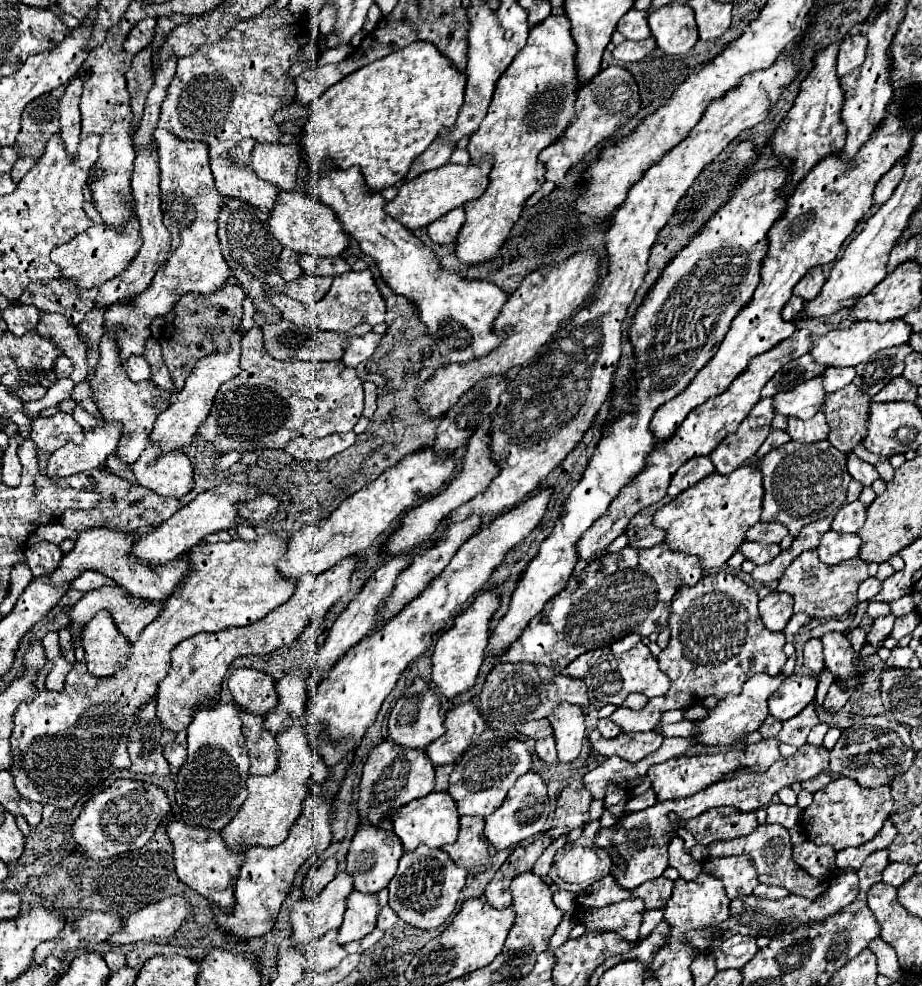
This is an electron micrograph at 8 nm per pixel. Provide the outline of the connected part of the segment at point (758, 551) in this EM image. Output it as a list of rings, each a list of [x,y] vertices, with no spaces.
[[[745,541],[739,551],[749,559],[753,561],[755,565],[763,565],[763,563],[769,563],[773,561],[779,553],[781,553],[781,547],[779,545],[757,545],[757,543],[749,543]]]

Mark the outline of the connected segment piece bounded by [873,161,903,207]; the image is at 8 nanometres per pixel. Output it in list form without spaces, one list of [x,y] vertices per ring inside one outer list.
[[[903,161],[895,163],[895,165],[879,179],[879,183],[877,183],[875,191],[873,191],[873,205],[875,205],[875,207],[881,207],[881,205],[891,197],[891,193],[893,193],[895,187],[899,185],[901,177],[903,177]]]

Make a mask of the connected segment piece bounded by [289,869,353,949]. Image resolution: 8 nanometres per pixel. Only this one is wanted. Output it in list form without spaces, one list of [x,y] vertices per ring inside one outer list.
[[[343,869],[335,875],[335,879],[331,883],[327,883],[327,887],[315,897],[315,899],[301,899],[297,903],[293,903],[293,907],[289,909],[289,923],[293,927],[291,933],[291,947],[311,947],[315,941],[319,941],[327,931],[331,929],[339,929],[341,921],[343,921],[343,913],[347,907],[347,899],[353,893],[353,879],[351,875],[347,875]]]

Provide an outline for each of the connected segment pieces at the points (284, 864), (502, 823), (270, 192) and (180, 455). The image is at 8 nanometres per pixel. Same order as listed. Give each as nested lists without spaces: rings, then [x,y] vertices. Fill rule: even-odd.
[[[319,783],[311,785],[311,797],[305,801],[305,809],[301,813],[301,817],[297,819],[297,823],[291,827],[289,837],[277,845],[277,847],[249,847],[247,851],[247,859],[243,861],[241,867],[241,875],[237,877],[235,883],[235,911],[231,915],[221,913],[215,905],[211,905],[213,913],[215,913],[215,923],[219,927],[223,927],[225,931],[241,937],[241,939],[251,939],[251,937],[259,937],[265,935],[267,931],[271,931],[281,903],[287,897],[287,893],[293,887],[293,877],[297,873],[297,869],[301,867],[301,863],[315,855],[315,853],[323,853],[323,849],[331,843],[331,827],[329,827],[329,819],[331,819],[331,803],[333,799],[321,799],[321,787]]]
[[[529,771],[517,779],[517,783],[507,791],[507,797],[503,799],[503,805],[489,817],[485,817],[485,837],[497,847],[497,849],[507,849],[515,843],[521,843],[541,831],[545,831],[547,819],[549,819],[549,799],[547,799],[547,789],[543,779]]]
[[[243,139],[225,155],[213,159],[211,171],[215,177],[215,187],[221,195],[247,201],[259,209],[271,209],[279,189],[253,173],[251,151],[255,145],[255,139]]]
[[[151,443],[131,469],[139,485],[159,495],[179,499],[193,489],[193,465],[183,451],[159,451]]]

